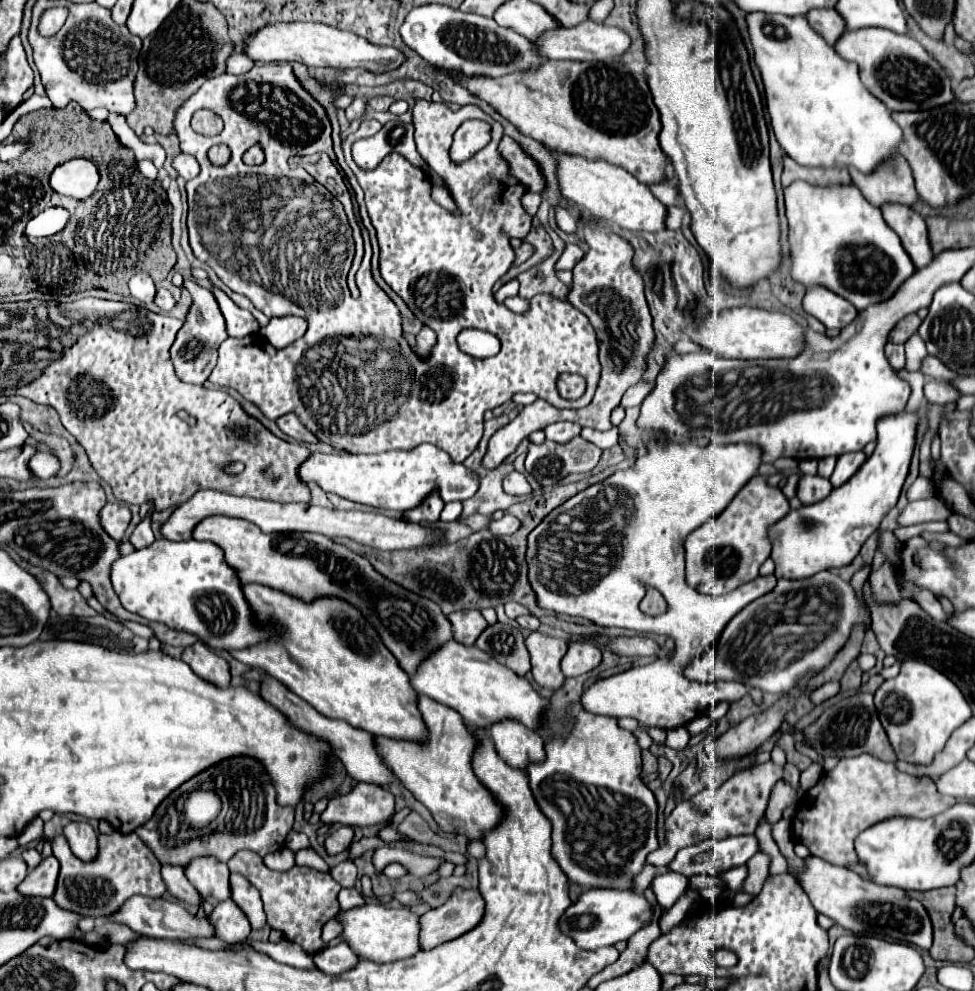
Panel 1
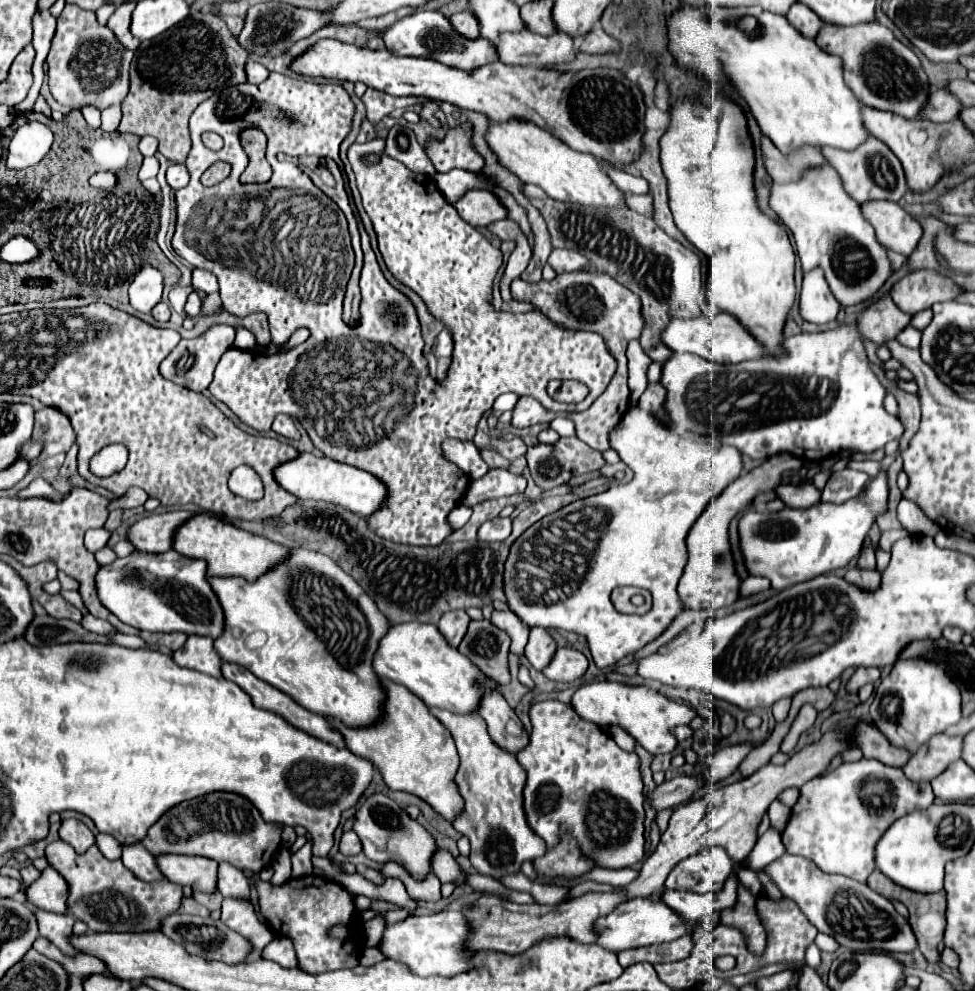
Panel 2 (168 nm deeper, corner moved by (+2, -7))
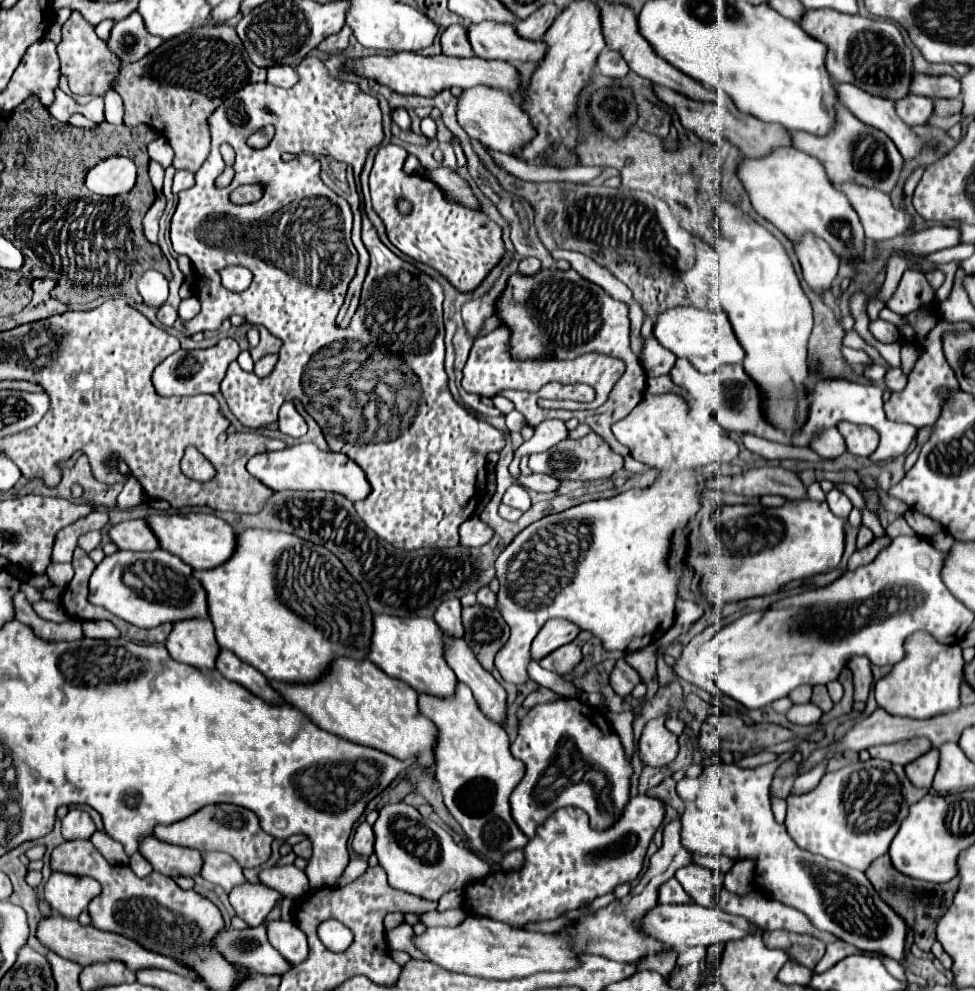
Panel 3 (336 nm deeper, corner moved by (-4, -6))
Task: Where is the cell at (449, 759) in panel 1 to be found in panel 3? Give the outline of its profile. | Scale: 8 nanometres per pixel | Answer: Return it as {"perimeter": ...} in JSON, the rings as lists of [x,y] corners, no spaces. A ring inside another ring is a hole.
{"perimeter":[[[337,658],[329,666],[329,674],[313,686],[281,686],[269,682],[281,698],[303,710],[321,730],[339,738],[383,750],[399,760],[417,758],[421,766],[433,762],[433,744],[437,728],[417,708],[417,692],[397,678],[389,678],[373,662],[353,662],[351,658]]]}

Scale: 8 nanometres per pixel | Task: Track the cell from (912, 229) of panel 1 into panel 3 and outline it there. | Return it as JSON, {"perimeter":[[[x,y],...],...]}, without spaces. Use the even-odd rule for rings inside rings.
{"perimeter":[[[845,182],[845,186],[837,186],[847,198],[853,210],[859,214],[861,226],[865,230],[865,238],[869,240],[889,240],[905,232],[907,220],[905,212],[893,208],[889,196],[879,190],[869,190],[861,184]]]}

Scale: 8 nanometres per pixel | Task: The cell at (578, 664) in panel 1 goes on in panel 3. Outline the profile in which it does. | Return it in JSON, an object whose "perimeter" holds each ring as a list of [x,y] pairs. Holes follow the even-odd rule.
{"perimeter":[[[565,644],[559,650],[551,652],[549,656],[545,656],[543,660],[539,660],[539,664],[545,670],[557,672],[557,674],[567,674],[569,670],[573,670],[577,664],[581,662],[581,648],[577,644]]]}

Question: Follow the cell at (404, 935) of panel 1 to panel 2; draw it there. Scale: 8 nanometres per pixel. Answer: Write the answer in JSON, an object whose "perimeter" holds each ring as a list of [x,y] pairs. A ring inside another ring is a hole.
{"perimeter":[[[441,911],[435,915],[409,915],[403,921],[393,925],[385,925],[383,937],[379,941],[379,951],[397,963],[409,967],[415,975],[457,975],[469,969],[469,961],[465,957],[465,937],[467,937],[467,921],[459,911]]]}

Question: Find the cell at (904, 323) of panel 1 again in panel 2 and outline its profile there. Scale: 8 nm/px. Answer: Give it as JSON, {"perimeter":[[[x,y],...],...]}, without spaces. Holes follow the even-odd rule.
{"perimeter":[[[879,299],[857,317],[859,331],[875,345],[887,345],[911,323],[911,315],[899,311],[891,299]]]}

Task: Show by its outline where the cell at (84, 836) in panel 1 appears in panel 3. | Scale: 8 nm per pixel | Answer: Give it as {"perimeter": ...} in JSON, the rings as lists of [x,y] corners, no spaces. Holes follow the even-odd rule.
{"perimeter":[[[71,808],[67,816],[61,820],[61,832],[65,840],[87,840],[95,832],[95,824],[87,812]]]}

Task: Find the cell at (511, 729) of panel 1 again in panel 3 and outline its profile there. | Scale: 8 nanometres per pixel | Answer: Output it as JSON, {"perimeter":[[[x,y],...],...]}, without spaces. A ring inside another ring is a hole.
{"perimeter":[[[443,634],[443,650],[449,668],[455,670],[457,680],[471,688],[483,714],[495,722],[501,722],[505,718],[507,698],[501,684],[477,662],[477,658],[473,658],[473,652],[465,646],[463,638],[447,638],[447,634]]]}

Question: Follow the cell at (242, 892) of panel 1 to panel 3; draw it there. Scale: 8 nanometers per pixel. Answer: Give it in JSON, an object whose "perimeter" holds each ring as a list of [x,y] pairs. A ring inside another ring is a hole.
{"perimeter":[[[203,852],[203,866],[199,874],[207,882],[221,886],[225,892],[229,892],[237,884],[247,882],[241,866],[229,854],[223,852]]]}

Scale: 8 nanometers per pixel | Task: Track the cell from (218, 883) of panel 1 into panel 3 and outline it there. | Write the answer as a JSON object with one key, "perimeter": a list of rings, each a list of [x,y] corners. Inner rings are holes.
{"perimeter":[[[145,836],[139,840],[139,854],[143,854],[143,858],[151,862],[153,870],[171,878],[173,876],[193,878],[199,874],[203,864],[201,852],[161,842],[155,836]]]}

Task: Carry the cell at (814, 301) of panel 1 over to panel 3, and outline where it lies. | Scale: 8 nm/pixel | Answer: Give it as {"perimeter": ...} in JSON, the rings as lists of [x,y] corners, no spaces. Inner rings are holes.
{"perimeter":[[[805,234],[801,242],[791,240],[791,244],[803,268],[803,278],[817,294],[823,296],[823,292],[831,288],[831,282],[837,276],[839,268],[837,254],[833,254],[831,246],[823,238],[817,238],[815,234]]]}

